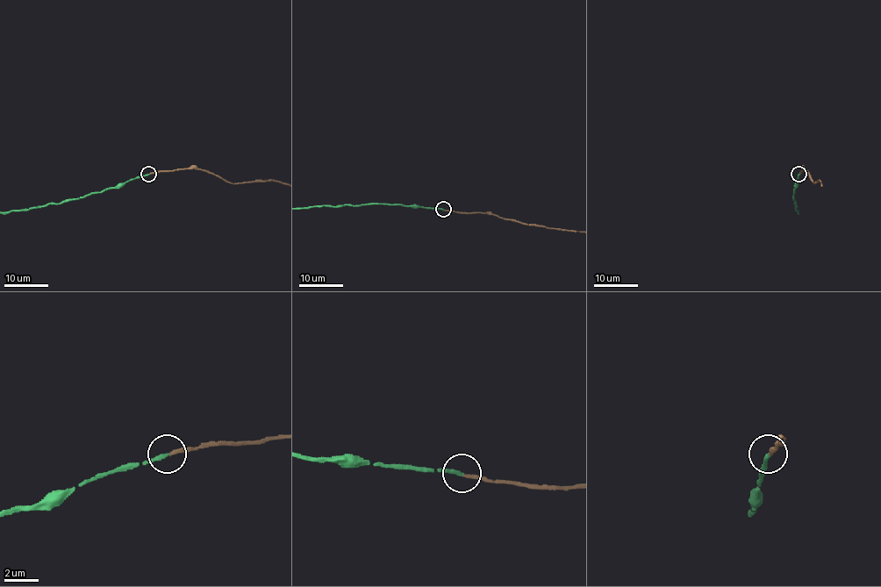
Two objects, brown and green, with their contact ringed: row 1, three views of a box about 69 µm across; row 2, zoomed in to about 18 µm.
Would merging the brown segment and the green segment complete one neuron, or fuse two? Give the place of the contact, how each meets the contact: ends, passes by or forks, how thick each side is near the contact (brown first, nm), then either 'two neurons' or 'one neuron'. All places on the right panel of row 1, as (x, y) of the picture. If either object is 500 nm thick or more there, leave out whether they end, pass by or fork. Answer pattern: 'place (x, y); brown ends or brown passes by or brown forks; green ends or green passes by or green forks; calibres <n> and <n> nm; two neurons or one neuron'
place (798, 174); brown ends; green ends; calibres 180 and 220 nm; one neuron

